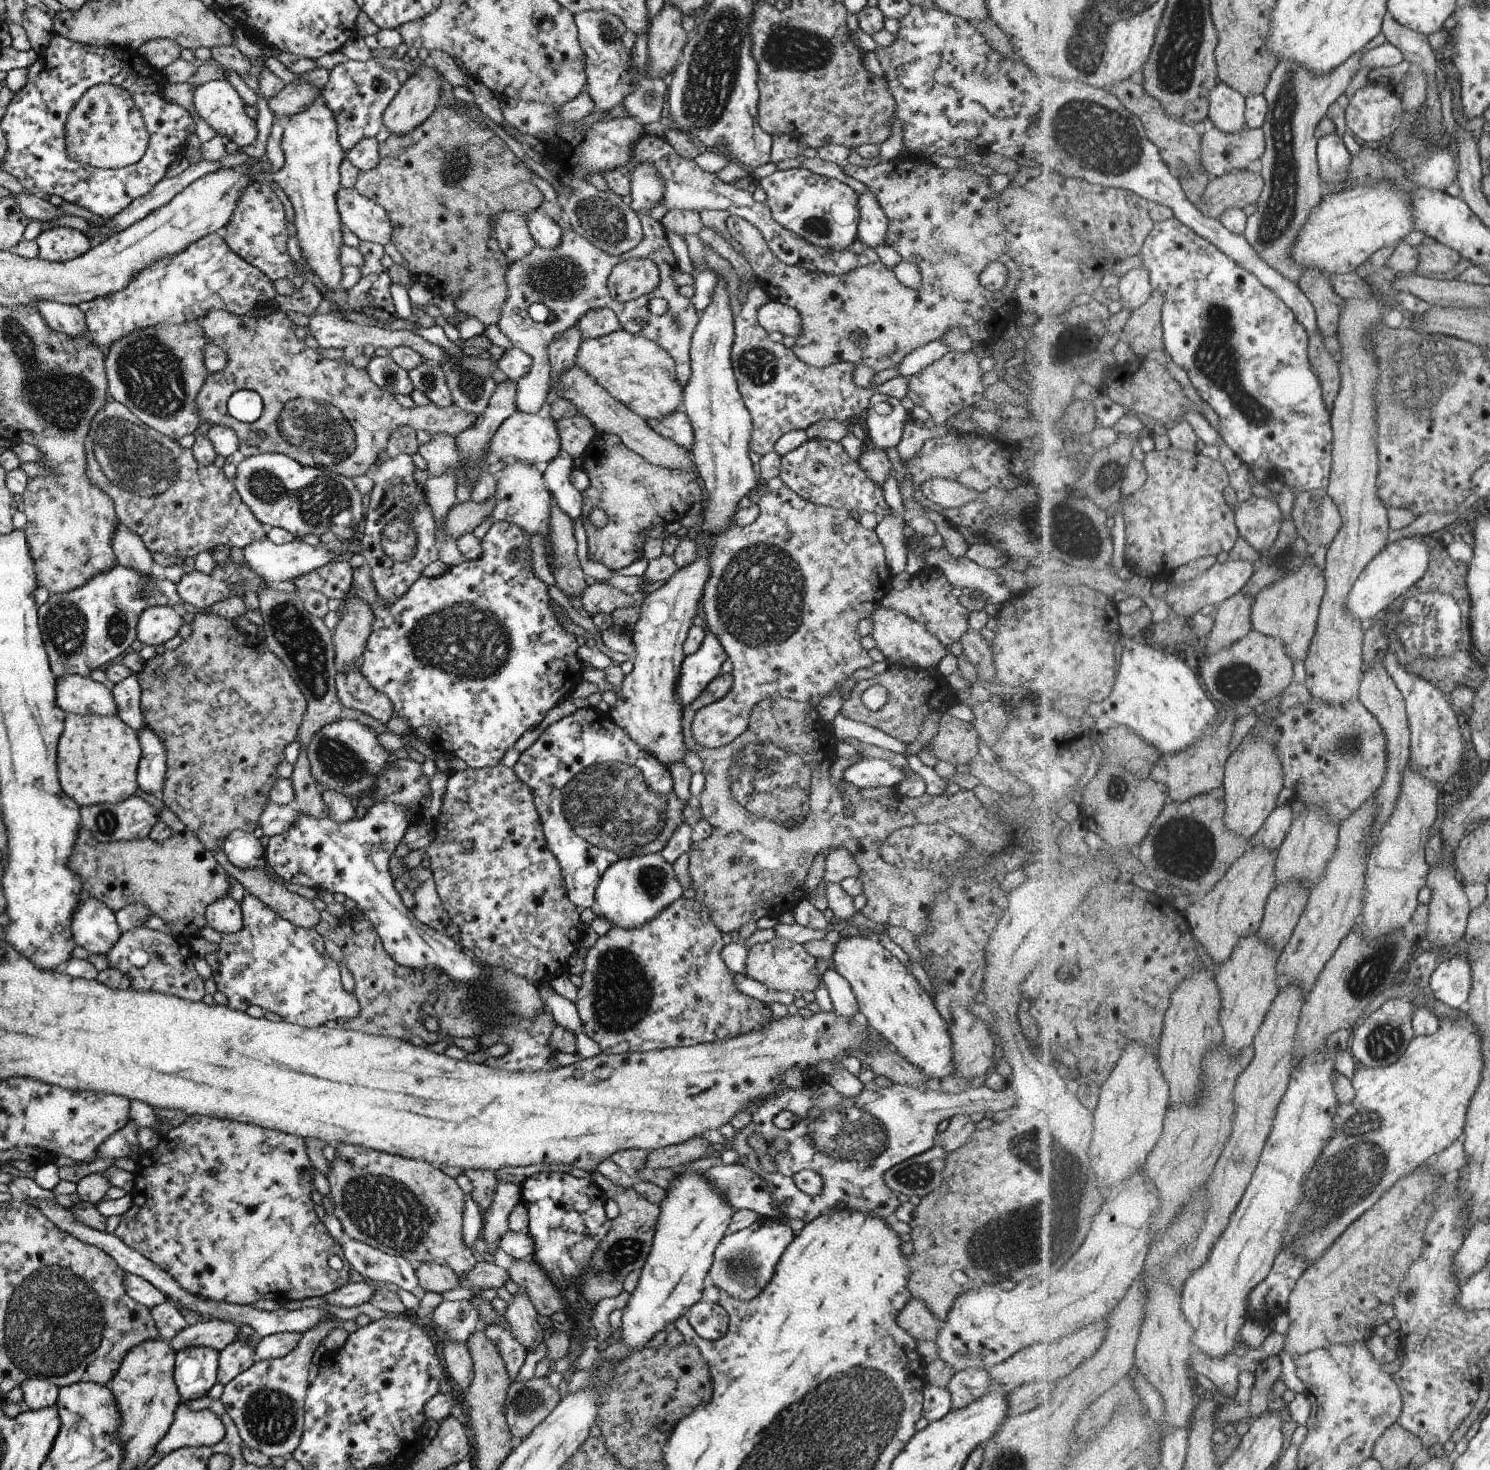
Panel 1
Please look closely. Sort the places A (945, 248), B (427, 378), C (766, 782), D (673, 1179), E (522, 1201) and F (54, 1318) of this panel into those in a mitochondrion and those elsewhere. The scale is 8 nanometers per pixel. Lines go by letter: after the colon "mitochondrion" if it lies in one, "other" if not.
A: mitochondrion
B: mitochondrion
C: mitochondrion
D: other
E: other
F: mitochondrion

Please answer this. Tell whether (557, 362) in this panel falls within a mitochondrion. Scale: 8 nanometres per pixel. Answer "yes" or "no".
no

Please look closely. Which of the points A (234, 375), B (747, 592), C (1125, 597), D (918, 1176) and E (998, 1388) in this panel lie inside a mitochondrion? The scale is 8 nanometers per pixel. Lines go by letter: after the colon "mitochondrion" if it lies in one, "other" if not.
A: other
B: mitochondrion
C: other
D: mitochondrion
E: other

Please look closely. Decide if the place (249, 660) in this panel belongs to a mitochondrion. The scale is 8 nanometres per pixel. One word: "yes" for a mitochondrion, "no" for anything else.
no

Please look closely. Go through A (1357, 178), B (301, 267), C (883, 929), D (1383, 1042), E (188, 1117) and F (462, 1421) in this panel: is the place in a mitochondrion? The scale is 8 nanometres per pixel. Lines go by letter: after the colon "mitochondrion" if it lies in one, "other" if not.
A: other
B: other
C: other
D: mitochondrion
E: other
F: other

